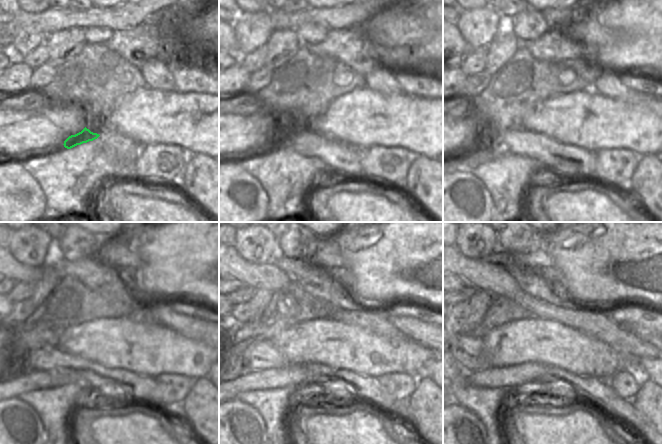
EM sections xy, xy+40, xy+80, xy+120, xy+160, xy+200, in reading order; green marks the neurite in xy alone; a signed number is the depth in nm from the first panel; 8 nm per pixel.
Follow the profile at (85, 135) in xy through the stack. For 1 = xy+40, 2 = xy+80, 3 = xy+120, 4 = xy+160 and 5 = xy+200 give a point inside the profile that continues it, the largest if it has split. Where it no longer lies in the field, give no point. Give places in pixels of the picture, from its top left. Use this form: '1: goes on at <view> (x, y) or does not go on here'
1: goes on at xy+40 (338, 158)
2: goes on at xy+80 (554, 156)
3: goes on at xy+120 (137, 387)
4: goes on at xy+160 (370, 389)
5: goes on at xy+200 (622, 411)

